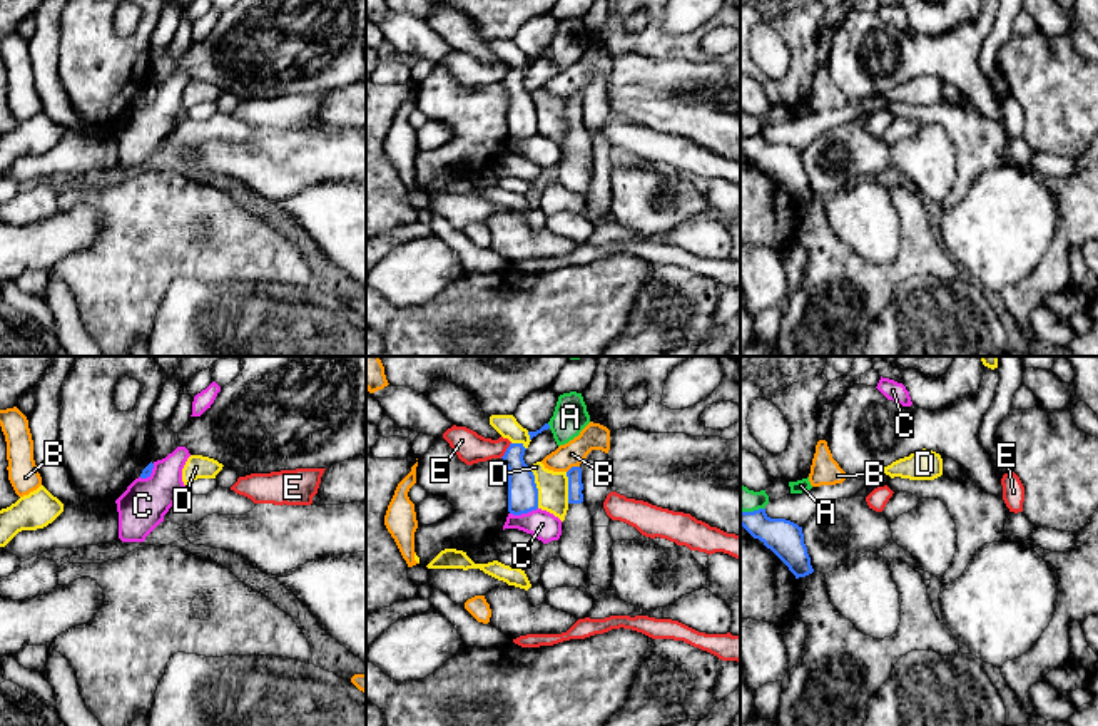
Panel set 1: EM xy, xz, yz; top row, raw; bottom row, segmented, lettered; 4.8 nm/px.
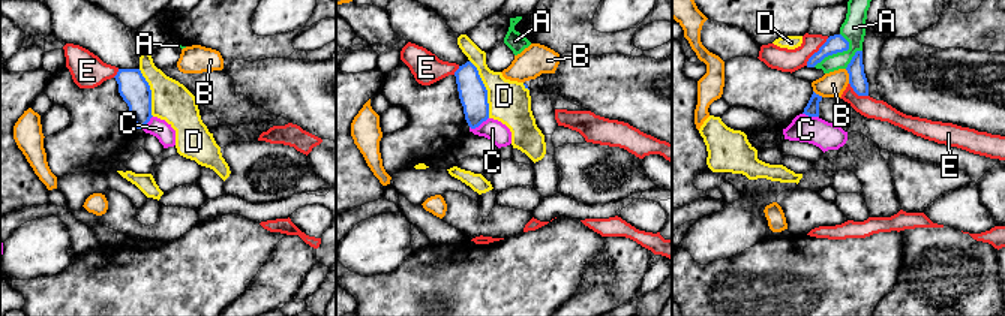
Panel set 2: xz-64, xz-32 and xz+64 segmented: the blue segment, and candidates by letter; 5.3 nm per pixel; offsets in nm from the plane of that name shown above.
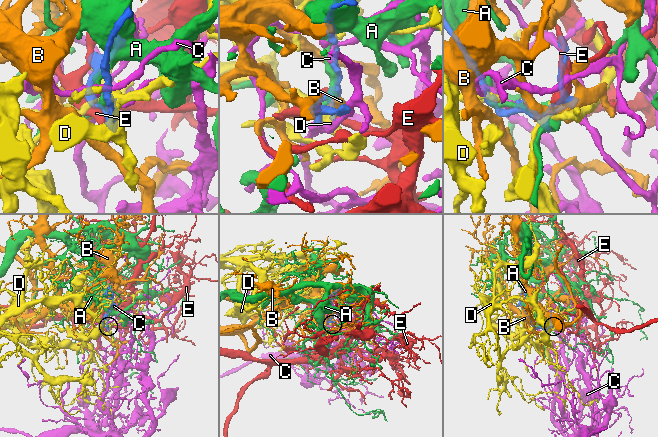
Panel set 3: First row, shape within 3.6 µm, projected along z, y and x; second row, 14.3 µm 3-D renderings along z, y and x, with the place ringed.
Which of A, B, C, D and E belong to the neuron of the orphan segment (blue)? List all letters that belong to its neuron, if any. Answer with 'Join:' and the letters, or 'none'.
Join: none

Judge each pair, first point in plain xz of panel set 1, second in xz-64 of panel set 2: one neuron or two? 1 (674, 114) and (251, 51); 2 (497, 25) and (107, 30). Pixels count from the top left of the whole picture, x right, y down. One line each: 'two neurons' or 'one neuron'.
1: two neurons
2: two neurons

